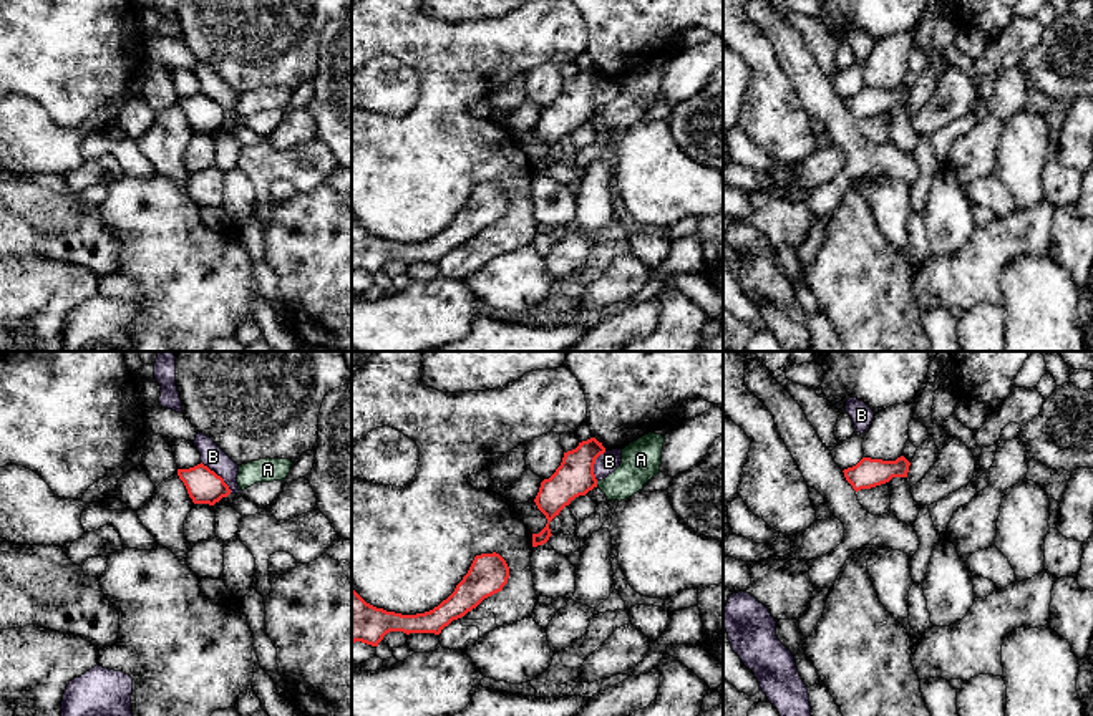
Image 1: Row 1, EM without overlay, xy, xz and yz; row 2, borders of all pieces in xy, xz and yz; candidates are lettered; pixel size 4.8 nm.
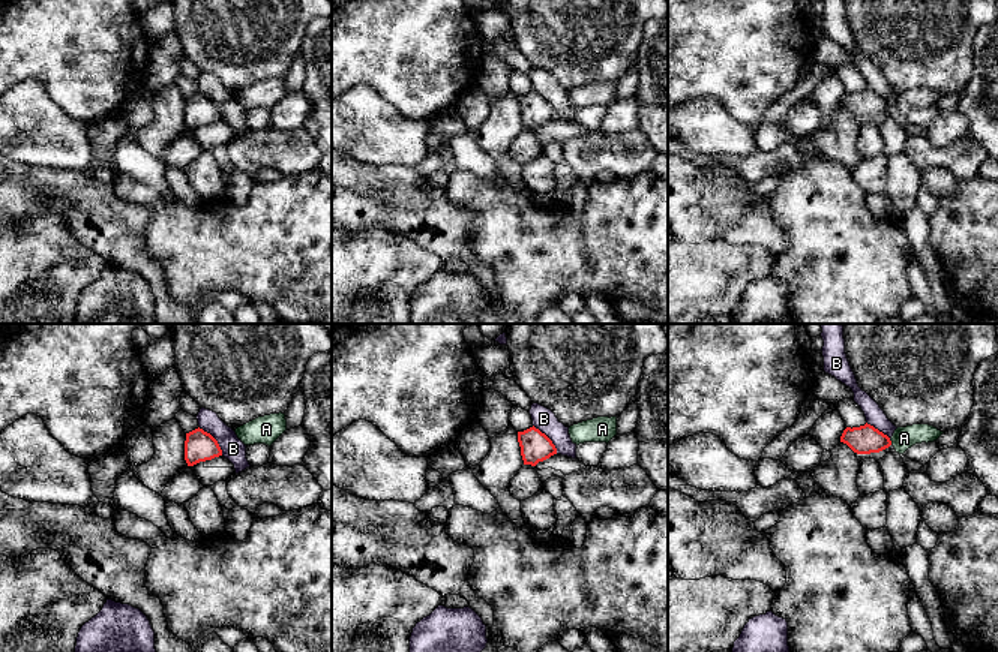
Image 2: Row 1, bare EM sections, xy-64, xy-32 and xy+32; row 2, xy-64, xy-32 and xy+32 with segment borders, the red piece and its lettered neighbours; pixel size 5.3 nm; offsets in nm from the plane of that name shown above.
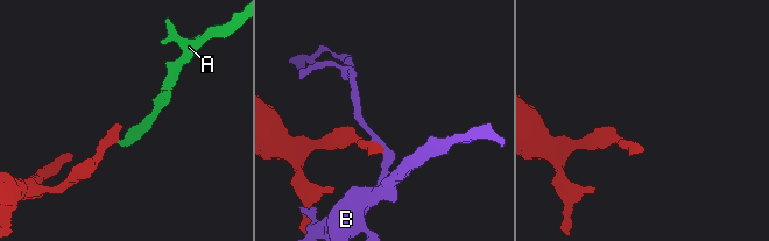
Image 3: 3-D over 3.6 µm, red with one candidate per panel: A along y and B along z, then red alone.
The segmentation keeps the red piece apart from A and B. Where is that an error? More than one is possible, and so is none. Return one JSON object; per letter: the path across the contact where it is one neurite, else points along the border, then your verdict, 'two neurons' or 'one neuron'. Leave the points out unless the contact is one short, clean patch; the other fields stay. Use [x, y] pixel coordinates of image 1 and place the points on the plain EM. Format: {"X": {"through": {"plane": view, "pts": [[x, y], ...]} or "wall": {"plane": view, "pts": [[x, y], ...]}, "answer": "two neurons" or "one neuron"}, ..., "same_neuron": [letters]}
{"A": {"wall": {"plane": "xz", "pts": [[596, 110], [597, 115]]}, "answer": "two neurons"}, "B": {"wall": {"plane": "xy", "pts": [[201, 90], [223, 108], [231, 121]]}, "answer": "two neurons"}, "same_neuron": []}

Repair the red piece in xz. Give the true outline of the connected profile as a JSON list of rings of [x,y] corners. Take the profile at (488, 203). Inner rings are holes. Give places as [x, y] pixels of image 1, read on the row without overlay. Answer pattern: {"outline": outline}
{"outline": [[[499,182],[476,184],[454,220],[433,239],[416,244],[376,237],[352,217],[352,272],[378,275],[390,260],[440,264],[453,249],[464,245],[484,227],[501,220],[508,207],[509,196]]]}

